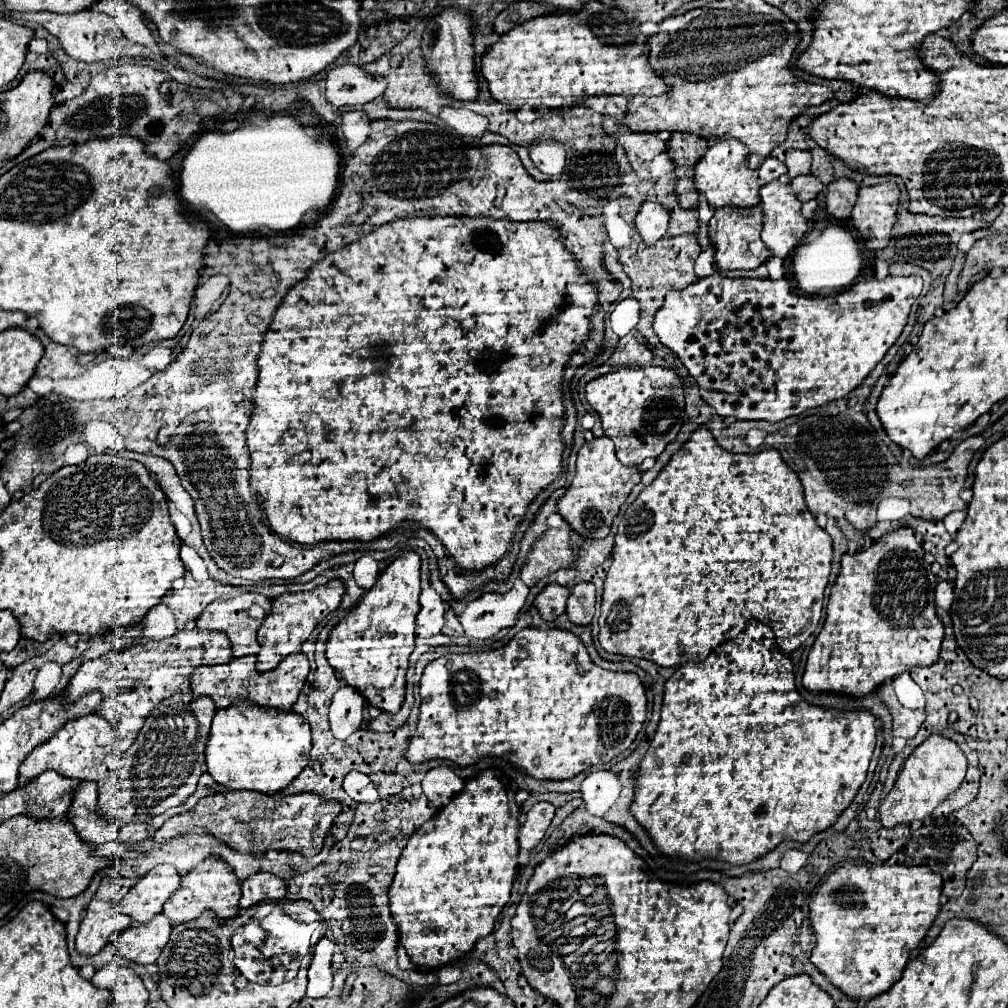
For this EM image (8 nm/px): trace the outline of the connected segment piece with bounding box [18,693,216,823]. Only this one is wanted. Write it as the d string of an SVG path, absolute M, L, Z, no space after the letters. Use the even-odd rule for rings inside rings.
M176 693L152 711L140 729L136 743L126 753L114 753L115 729L106 719L100 719L96 713L72 719L24 759L18 785L24 787L52 769L62 777L98 783L102 813L120 819L120 823L142 821L142 815L160 815L170 807L182 805L196 791L198 779L206 771L204 747L214 713L216 707L212 699L194 699L192 693ZM108 724L109 727L100 727Z

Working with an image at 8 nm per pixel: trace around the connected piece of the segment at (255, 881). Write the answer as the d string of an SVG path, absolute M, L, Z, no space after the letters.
M254 873L242 883L240 909L248 909L262 901L278 901L286 897L286 883L272 873Z

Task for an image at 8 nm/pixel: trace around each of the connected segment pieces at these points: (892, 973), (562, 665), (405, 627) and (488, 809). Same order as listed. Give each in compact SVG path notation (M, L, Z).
M846 863L836 867L822 881L814 901L810 903L810 921L816 931L816 947L810 955L812 963L848 997L866 1001L888 991L902 975L910 953L920 945L940 911L942 877L932 869L906 865L866 865Z
M528 627L528 629L522 629L506 647L502 647L498 651L470 653L470 655L444 655L426 665L426 669L422 673L422 681L420 681L420 697L422 697L422 703L420 703L418 729L406 749L406 759L410 763L416 765L416 763L430 761L430 759L446 759L446 761L456 763L458 767L468 767L468 765L478 763L486 755L490 755L490 757L508 759L516 769L524 771L528 777L540 779L540 781L572 779L574 775L588 771L590 765L602 765L602 763L612 761L616 755L620 755L634 743L636 735L640 733L640 729L646 721L646 693L644 693L644 687L642 687L638 675L636 673L614 673L614 671L596 667L590 661L586 647L580 643L580 639L562 629L532 629L532 627Z
M410 551L410 553L404 553L398 561L394 561L378 577L376 585L356 603L352 611L346 613L346 617L330 631L326 641L326 659L330 667L340 673L340 679L346 685L354 687L368 701L368 705L386 713L400 711L404 703L408 657L412 655L414 641L416 641L414 621L420 611L418 595L420 595L420 557L414 551Z
M488 769L480 777L470 779L464 785L464 791L460 795L456 795L456 799L452 799L452 803L448 807L442 807L436 817L432 817L422 827L418 827L416 833L408 839L408 845L404 847L402 857L398 861L396 875L394 875L394 881L390 885L388 897L390 897L390 913L392 913L392 921L396 923L396 929L398 929L400 945L406 949L412 965L438 969L438 967L444 967L448 963L454 963L454 961L462 959L476 945L478 939L482 939L482 937L486 937L494 931L496 919L498 919L502 907L510 899L510 889L512 889L512 883L514 883L514 877L516 877L516 871L518 871L518 829L520 829L520 807L514 801L514 789L510 789L508 779L504 779L504 775L500 771Z

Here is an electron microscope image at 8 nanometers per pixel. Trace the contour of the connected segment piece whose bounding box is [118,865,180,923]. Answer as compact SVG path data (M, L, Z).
M158 865L120 899L118 911L132 917L136 923L148 923L162 913L162 905L178 887L178 871L172 865Z

